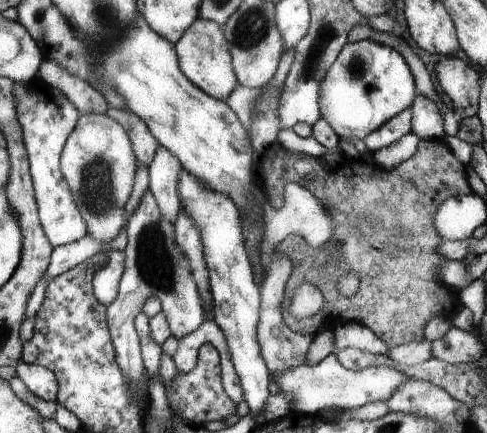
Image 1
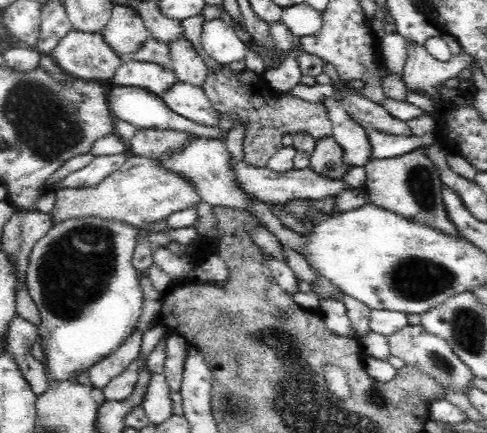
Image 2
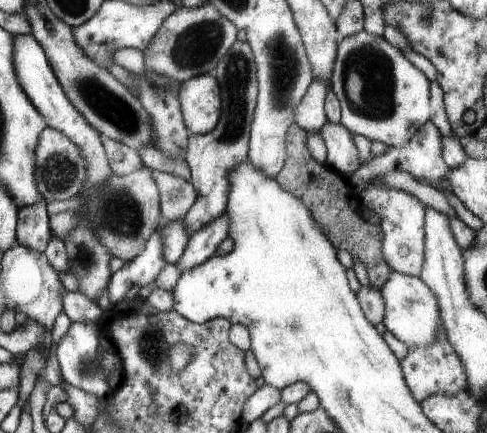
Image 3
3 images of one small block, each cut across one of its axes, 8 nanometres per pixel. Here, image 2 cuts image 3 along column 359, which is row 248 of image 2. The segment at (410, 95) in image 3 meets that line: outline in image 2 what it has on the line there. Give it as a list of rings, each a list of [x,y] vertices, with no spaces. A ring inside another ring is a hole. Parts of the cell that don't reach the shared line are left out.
[[[70,218],[54,224],[32,248],[26,268],[26,290],[40,310],[40,346],[44,368],[52,382],[76,382],[76,376],[86,374],[94,364],[114,354],[122,342],[136,330],[142,316],[142,290],[138,286],[138,270],[134,268],[134,252],[140,232],[168,232],[164,222],[132,226],[104,218]]]

